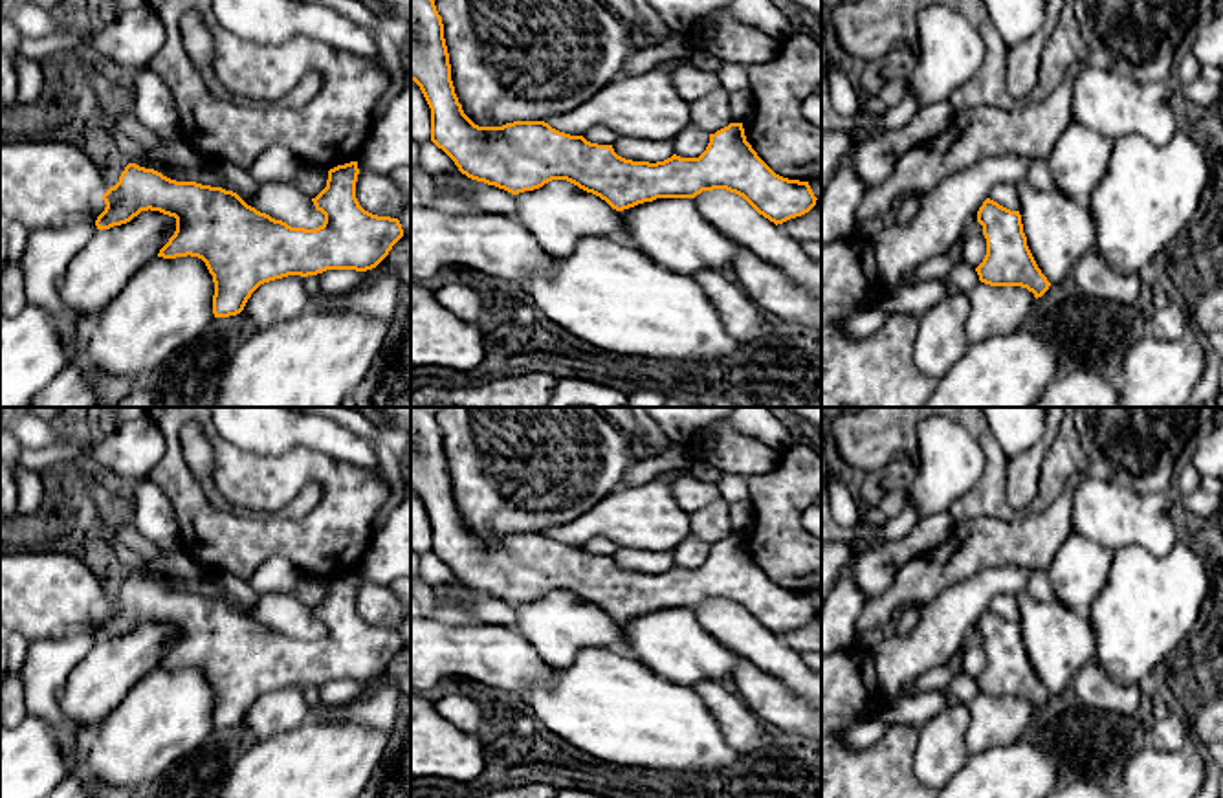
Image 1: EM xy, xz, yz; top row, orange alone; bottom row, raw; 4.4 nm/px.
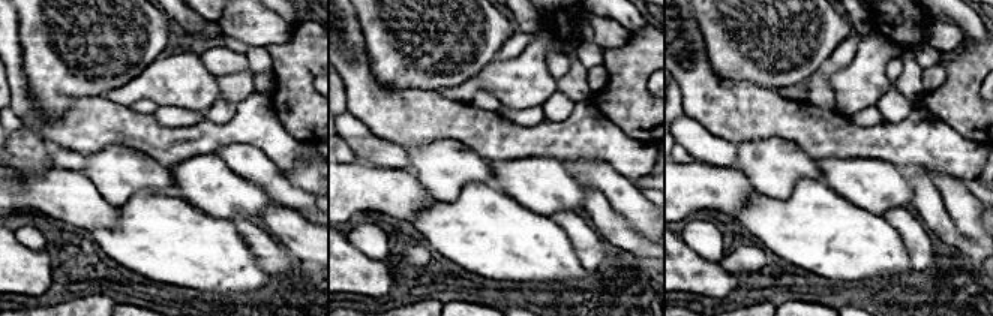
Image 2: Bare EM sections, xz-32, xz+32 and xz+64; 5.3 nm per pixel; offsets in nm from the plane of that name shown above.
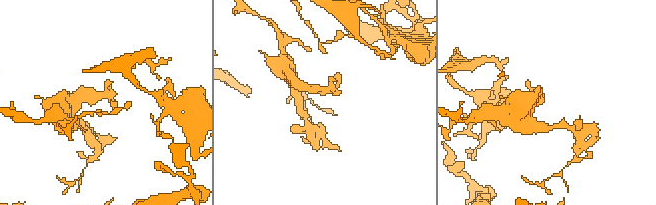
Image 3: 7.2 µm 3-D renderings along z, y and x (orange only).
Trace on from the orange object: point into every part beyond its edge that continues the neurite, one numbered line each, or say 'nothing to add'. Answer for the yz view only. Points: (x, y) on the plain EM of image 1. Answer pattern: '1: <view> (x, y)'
nothing to add

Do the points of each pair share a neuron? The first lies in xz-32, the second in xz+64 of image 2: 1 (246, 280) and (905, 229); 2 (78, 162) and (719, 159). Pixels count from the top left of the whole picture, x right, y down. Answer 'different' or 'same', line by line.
1: different
2: same

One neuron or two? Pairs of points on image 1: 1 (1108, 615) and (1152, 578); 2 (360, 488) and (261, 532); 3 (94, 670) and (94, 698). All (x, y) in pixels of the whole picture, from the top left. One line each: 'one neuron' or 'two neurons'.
1: one neuron
2: one neuron
3: one neuron

